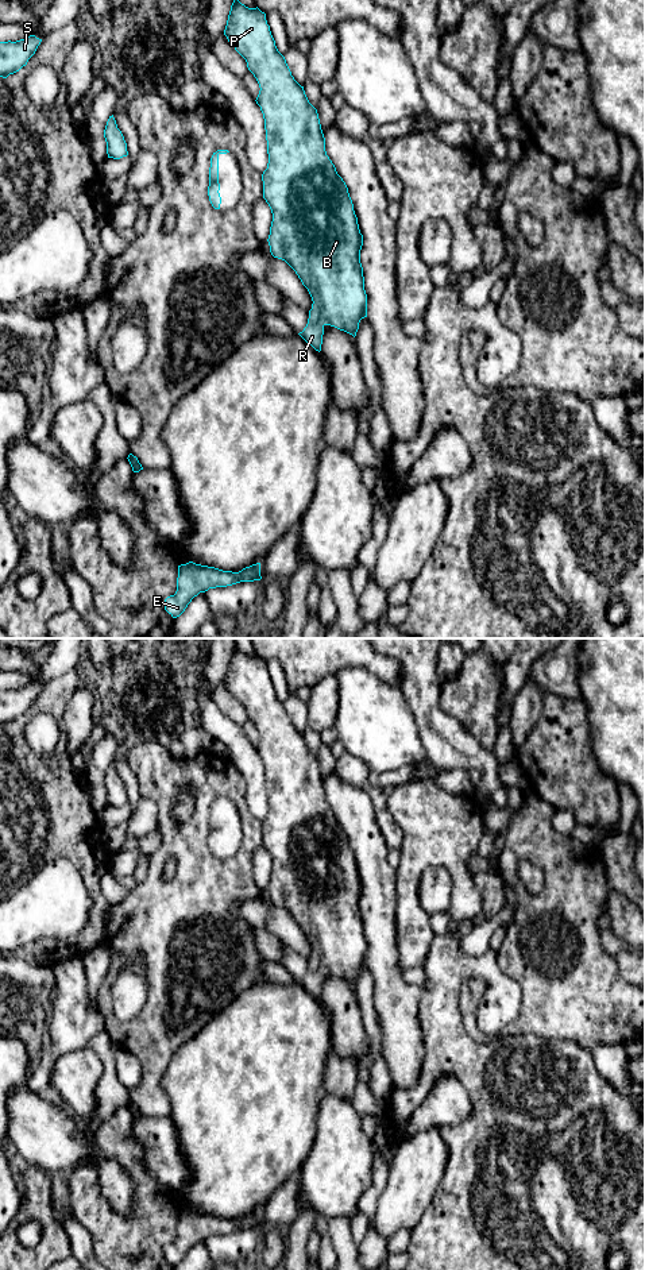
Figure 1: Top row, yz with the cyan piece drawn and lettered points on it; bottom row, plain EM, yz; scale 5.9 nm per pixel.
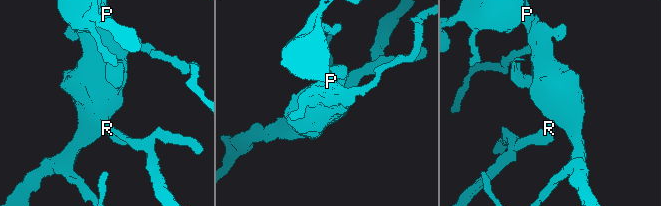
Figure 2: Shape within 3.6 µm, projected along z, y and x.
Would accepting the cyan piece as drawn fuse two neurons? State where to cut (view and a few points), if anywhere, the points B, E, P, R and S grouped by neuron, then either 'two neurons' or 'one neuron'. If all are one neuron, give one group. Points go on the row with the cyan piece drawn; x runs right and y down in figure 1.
no cut | B E P R S | one neuron

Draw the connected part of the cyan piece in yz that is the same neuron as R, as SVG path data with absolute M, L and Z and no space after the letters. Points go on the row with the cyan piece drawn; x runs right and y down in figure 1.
M233 0L224 35L246 59L260 88L255 101L263 113L269 154L267 169L262 174L263 198L273 213L267 242L271 255L296 271L312 297L308 324L298 335L320 352L325 325L355 337L360 320L367 317L360 263L363 235L348 188L327 155L317 109L278 51L266 13Z

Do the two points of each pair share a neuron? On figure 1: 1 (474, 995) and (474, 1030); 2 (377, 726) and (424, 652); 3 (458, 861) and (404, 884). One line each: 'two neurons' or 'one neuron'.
1: one neuron
2: two neurons
3: one neuron

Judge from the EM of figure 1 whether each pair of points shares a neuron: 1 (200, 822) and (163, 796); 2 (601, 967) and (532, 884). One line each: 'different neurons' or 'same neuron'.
1: same neuron
2: different neurons

